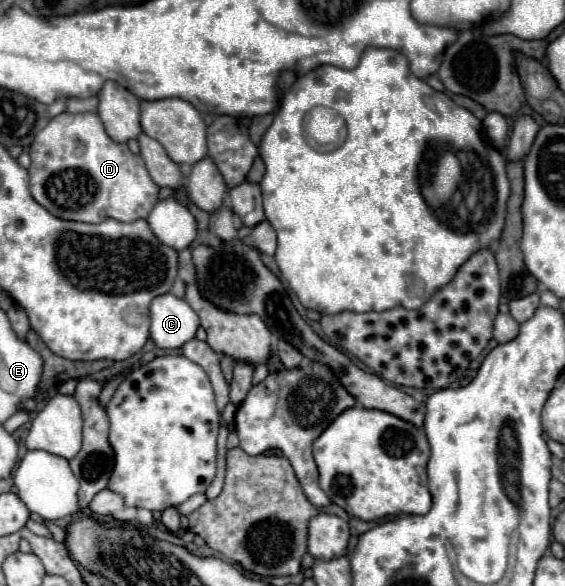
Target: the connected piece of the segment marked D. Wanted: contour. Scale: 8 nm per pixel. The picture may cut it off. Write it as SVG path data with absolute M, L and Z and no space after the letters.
M62 112L48 122L44 130L40 130L30 146L32 164L28 168L30 174L30 192L38 204L42 204L50 214L62 220L78 220L98 224L106 218L114 218L120 222L132 222L140 218L148 218L148 212L158 202L160 186L148 176L144 168L144 160L138 154L132 154L126 144L116 144L100 124L100 118L94 112L70 114Z

